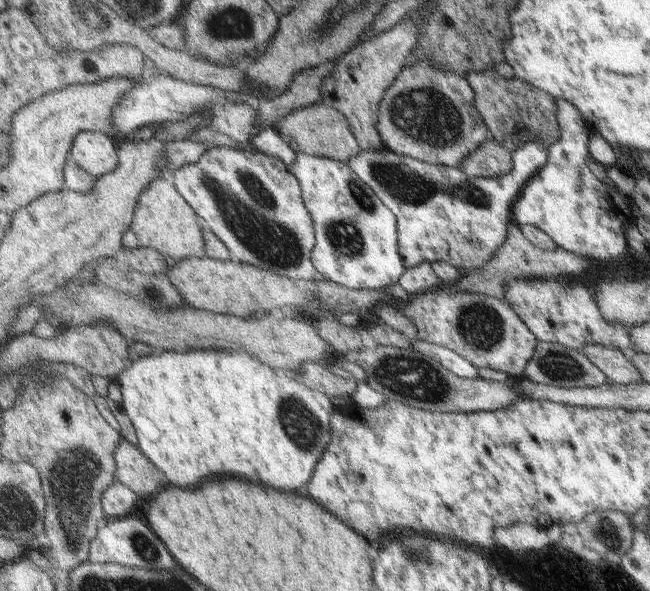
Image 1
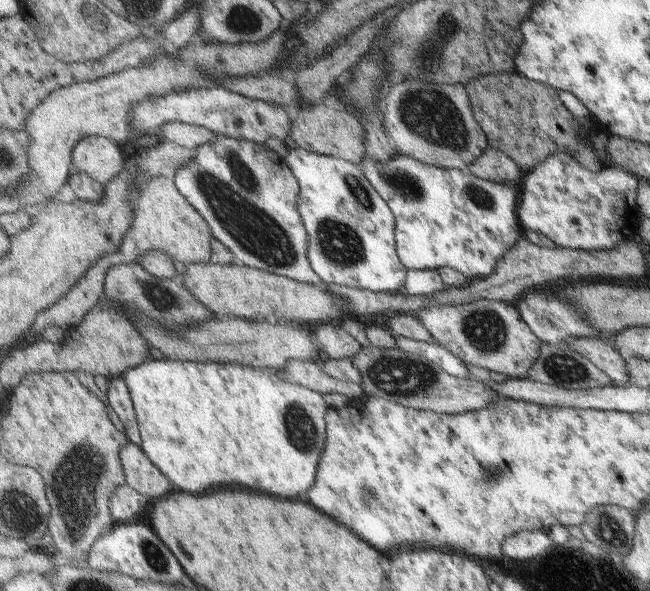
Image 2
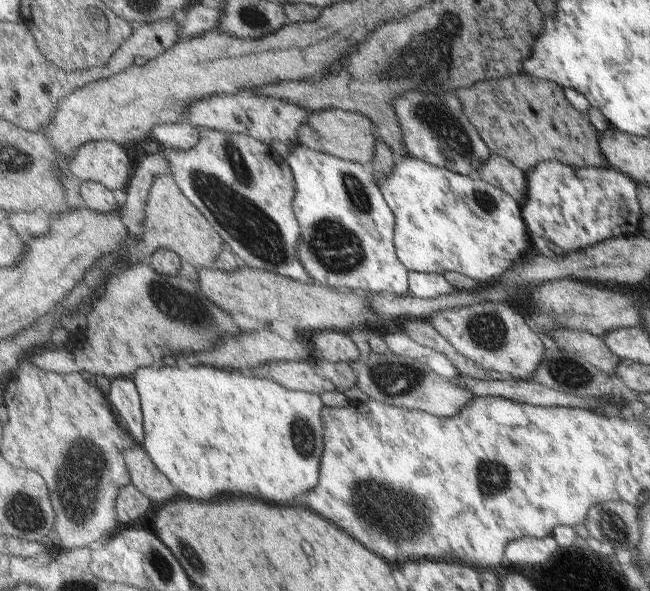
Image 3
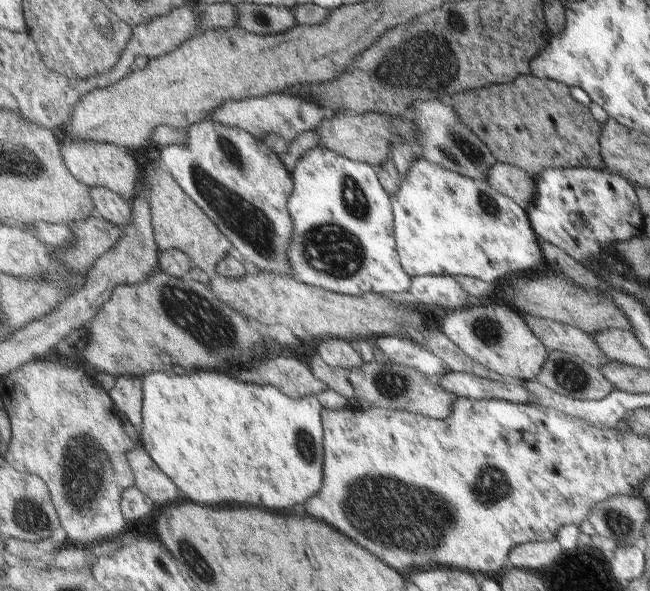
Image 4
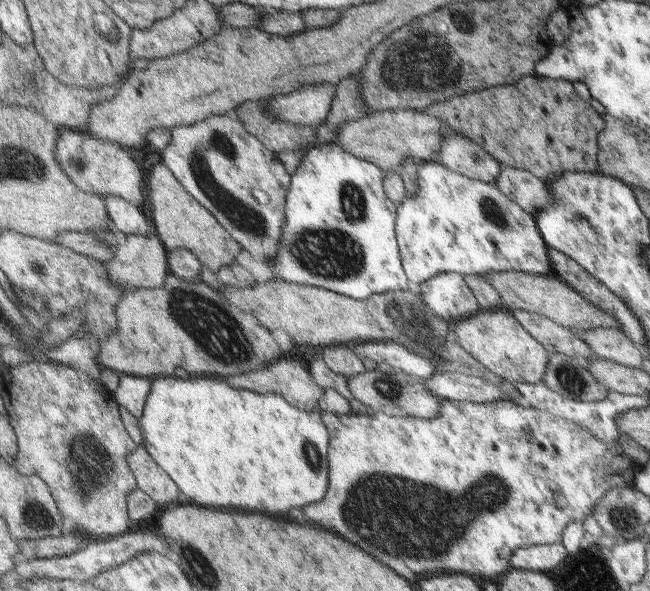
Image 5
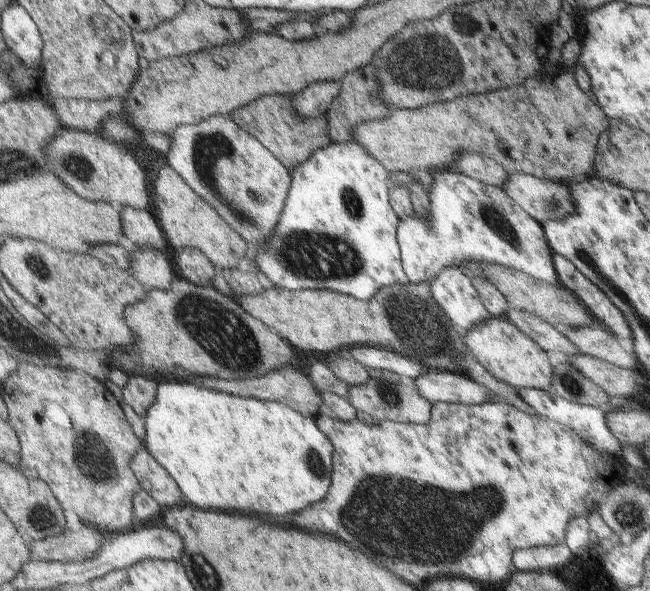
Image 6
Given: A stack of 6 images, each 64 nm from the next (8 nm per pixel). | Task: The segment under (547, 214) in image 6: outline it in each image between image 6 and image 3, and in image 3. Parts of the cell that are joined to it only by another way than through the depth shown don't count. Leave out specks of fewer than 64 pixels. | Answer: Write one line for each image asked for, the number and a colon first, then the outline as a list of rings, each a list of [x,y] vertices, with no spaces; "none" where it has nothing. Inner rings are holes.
3: [[[487,154],[487,160],[479,164],[475,170],[475,178],[507,192],[511,198],[515,198],[521,206],[525,194],[527,194],[527,176],[523,170],[519,170],[513,162],[509,162],[503,156]]]
4: [[[495,162],[487,172],[485,182],[489,182],[499,194],[513,198],[523,210],[527,210],[535,198],[535,180],[517,166]]]
5: [[[501,166],[499,176],[495,178],[493,186],[497,186],[509,200],[519,204],[531,216],[535,216],[549,202],[547,184],[527,170]]]

